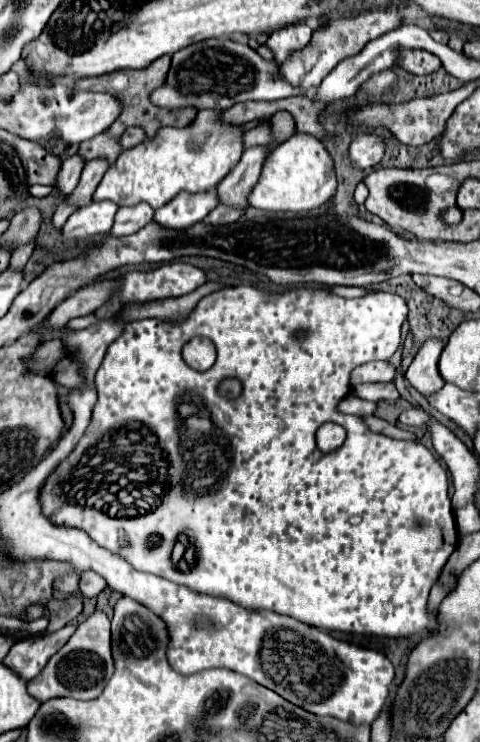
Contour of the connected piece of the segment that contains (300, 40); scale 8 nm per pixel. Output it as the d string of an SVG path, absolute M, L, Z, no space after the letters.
M298 24L298 26L290 26L290 28L282 28L276 30L268 36L266 46L272 48L274 52L274 60L278 64L282 64L292 50L296 48L304 48L310 42L312 36L312 28L308 24Z

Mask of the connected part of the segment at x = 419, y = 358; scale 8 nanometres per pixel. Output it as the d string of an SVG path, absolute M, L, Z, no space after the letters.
M438 338L426 340L406 370L406 380L422 394L432 394L444 386L444 380L438 372L438 358L442 348L444 348L442 340Z

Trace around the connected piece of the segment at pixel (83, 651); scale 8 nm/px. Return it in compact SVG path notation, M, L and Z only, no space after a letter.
M96 610L86 622L82 622L76 632L70 636L70 640L64 644L62 650L58 650L40 676L30 680L28 692L32 692L38 702L46 702L50 698L76 698L76 700L94 700L104 686L108 684L110 676L114 672L112 652L110 652L110 620L104 612Z

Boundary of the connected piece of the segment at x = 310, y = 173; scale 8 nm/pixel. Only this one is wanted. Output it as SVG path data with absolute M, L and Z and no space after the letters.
M298 132L286 142L278 144L266 158L260 180L252 188L248 202L250 206L260 210L300 212L322 206L334 196L334 192L336 192L336 174L330 154L326 152L326 148L320 144L318 138Z

